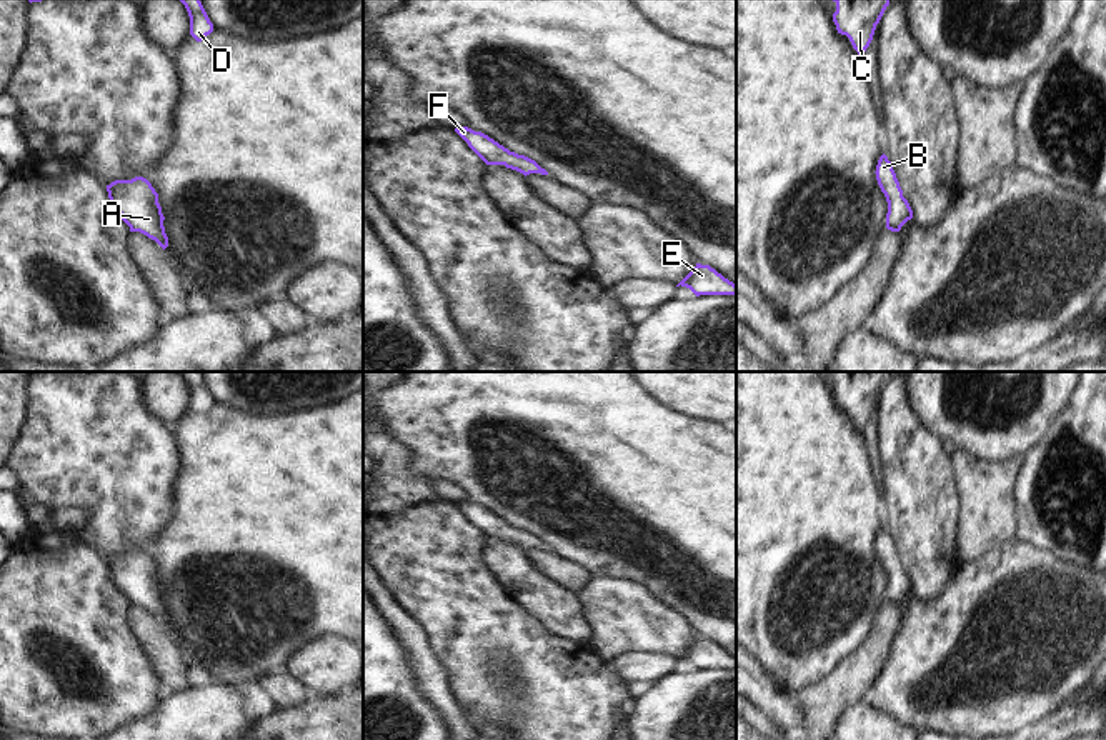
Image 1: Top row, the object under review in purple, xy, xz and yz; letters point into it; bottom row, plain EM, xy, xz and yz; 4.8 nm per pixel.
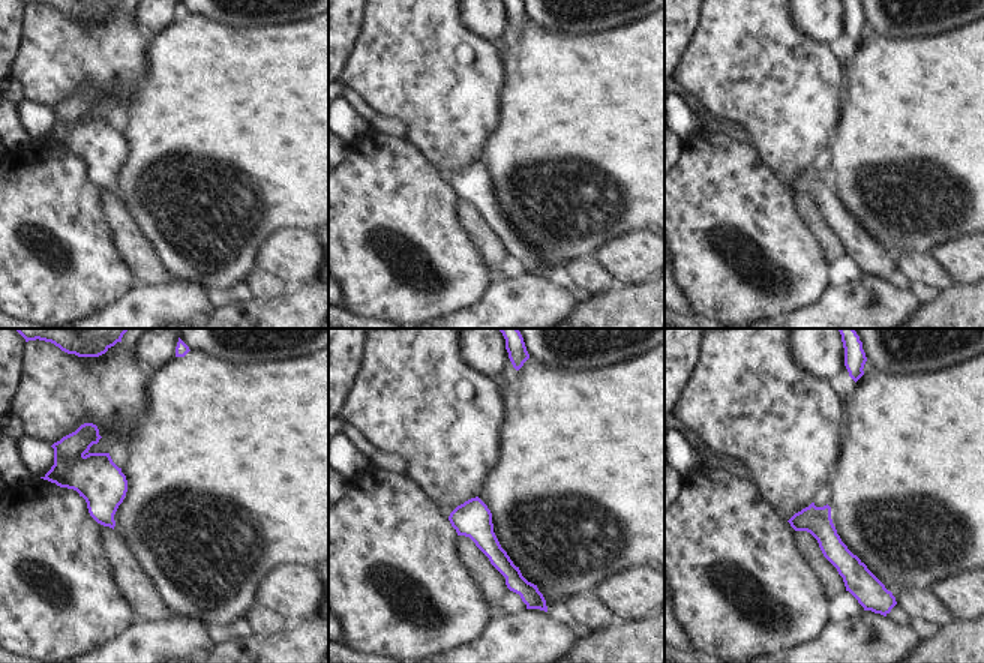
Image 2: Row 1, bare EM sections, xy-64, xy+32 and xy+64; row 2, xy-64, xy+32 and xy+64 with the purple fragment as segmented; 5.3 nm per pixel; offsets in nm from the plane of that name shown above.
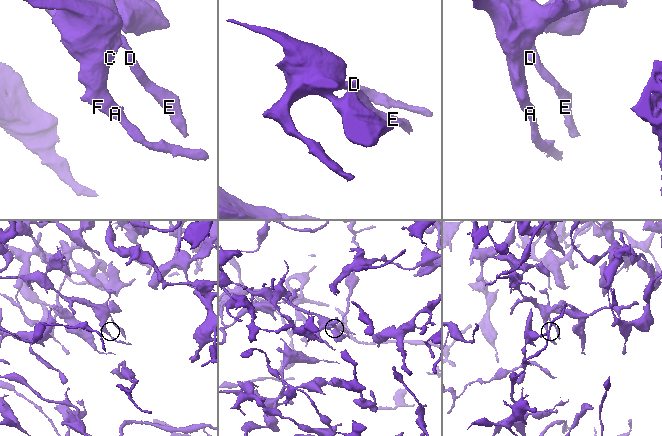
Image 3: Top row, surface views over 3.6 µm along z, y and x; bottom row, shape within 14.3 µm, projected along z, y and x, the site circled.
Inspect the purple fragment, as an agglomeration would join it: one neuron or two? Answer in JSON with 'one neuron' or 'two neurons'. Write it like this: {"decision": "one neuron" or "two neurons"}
{"decision": "one neuron"}

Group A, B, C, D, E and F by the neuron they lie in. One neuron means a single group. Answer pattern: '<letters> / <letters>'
A B C D E F

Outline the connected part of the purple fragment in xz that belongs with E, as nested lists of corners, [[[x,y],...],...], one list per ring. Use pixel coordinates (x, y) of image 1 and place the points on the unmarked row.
[[[696,637],[696,640],[676,658],[690,662],[700,668],[736,668],[736,658],[718,647],[710,638]]]

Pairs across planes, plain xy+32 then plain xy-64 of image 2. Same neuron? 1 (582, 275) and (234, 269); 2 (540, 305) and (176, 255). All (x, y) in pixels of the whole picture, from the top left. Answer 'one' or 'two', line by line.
1: two
2: two

